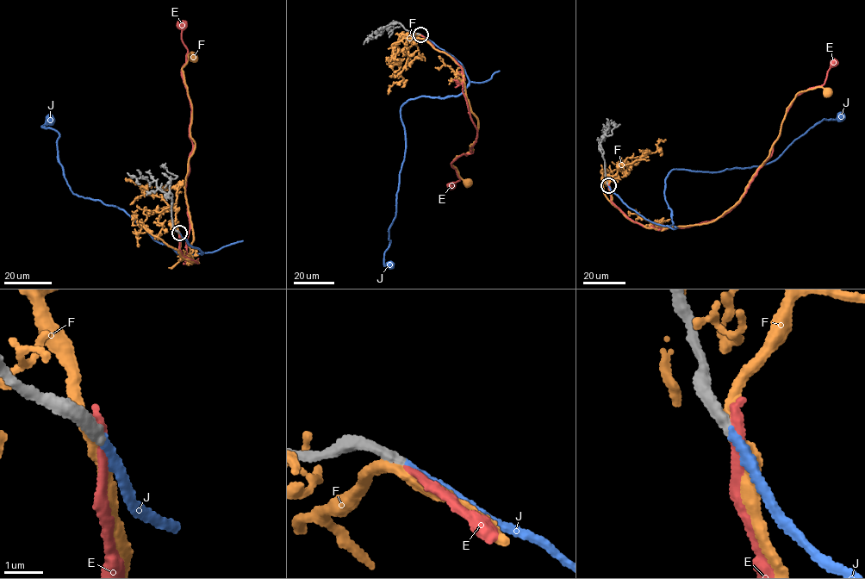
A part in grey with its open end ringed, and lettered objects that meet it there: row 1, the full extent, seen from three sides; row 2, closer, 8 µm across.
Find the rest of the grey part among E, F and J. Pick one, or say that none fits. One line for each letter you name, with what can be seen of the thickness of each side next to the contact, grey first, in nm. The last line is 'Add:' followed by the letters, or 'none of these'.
J: 280 nm thick on the grey side, 220 nm on the other
Add: J

